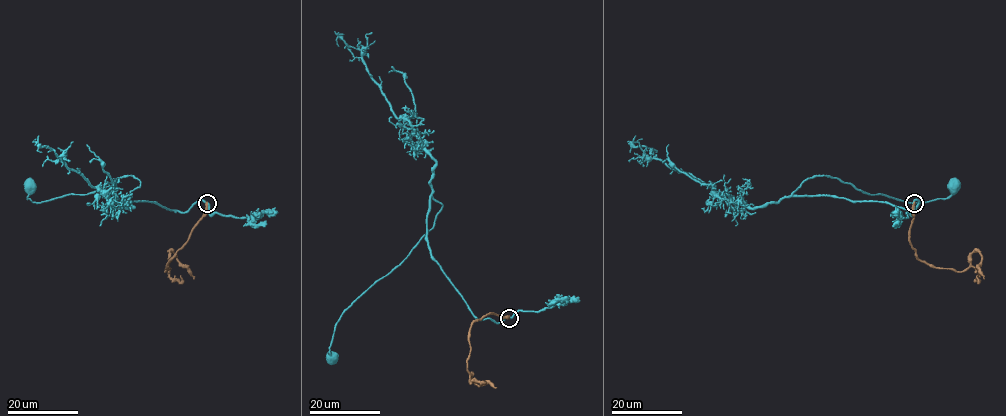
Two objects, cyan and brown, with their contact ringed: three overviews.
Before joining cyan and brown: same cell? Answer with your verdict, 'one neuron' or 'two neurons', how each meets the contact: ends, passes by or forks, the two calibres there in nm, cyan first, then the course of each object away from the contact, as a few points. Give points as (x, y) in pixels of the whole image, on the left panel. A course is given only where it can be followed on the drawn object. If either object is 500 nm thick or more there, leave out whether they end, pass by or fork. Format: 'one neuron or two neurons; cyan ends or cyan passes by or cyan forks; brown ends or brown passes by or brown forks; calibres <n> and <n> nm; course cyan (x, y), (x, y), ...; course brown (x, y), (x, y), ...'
two neurons; cyan passes by; brown ends; calibres 300 and 400 nm; course cyan (207, 203), (179, 212), (130, 200), (124, 195), (140, 184), (132, 176), (40, 202), (28, 199), (30, 186); course brown (207, 203), (206, 214), (188, 240), (168, 262), (165, 269), (171, 251), (193, 278)

